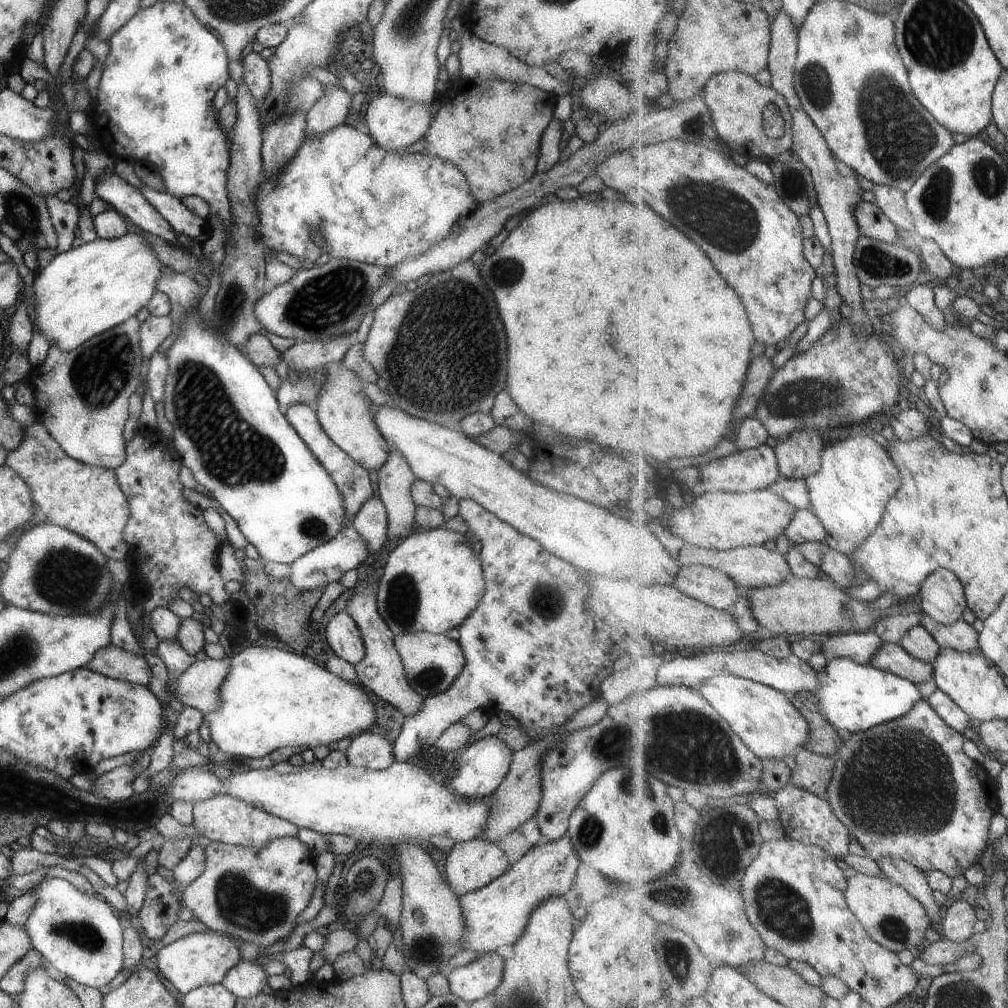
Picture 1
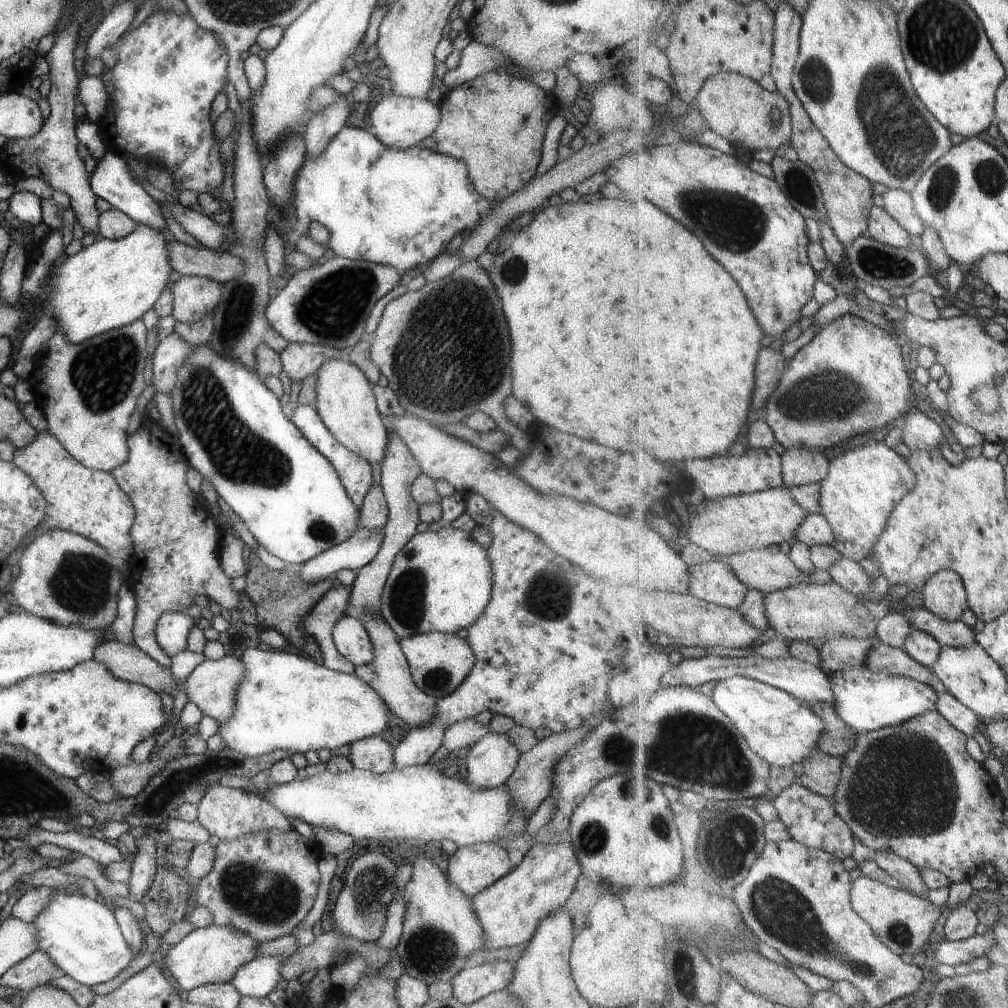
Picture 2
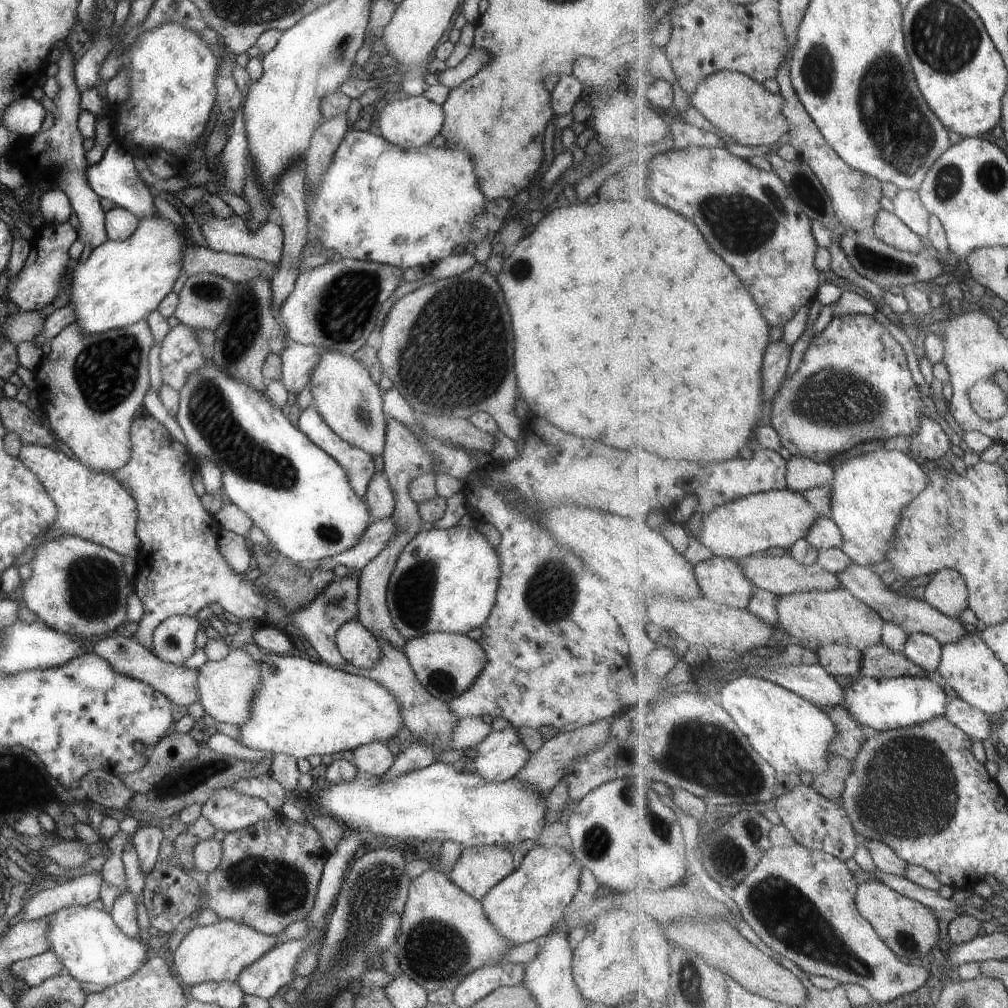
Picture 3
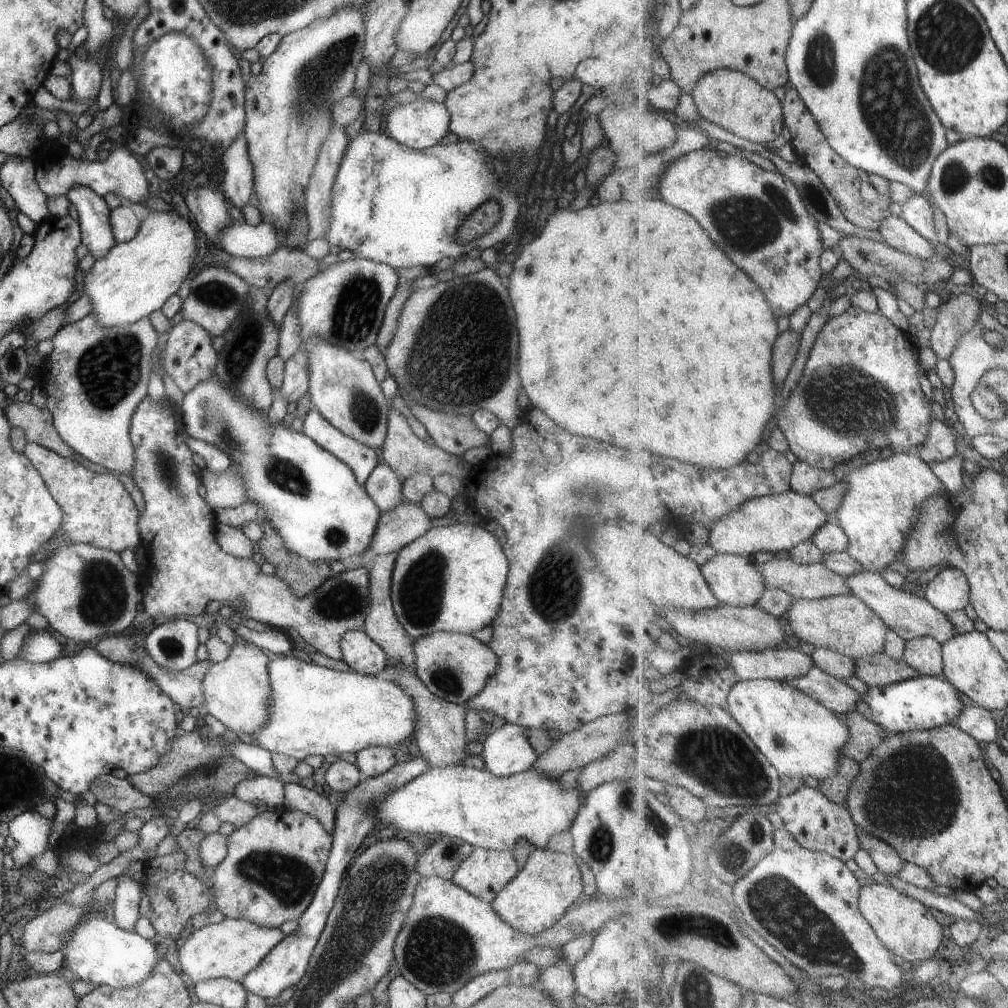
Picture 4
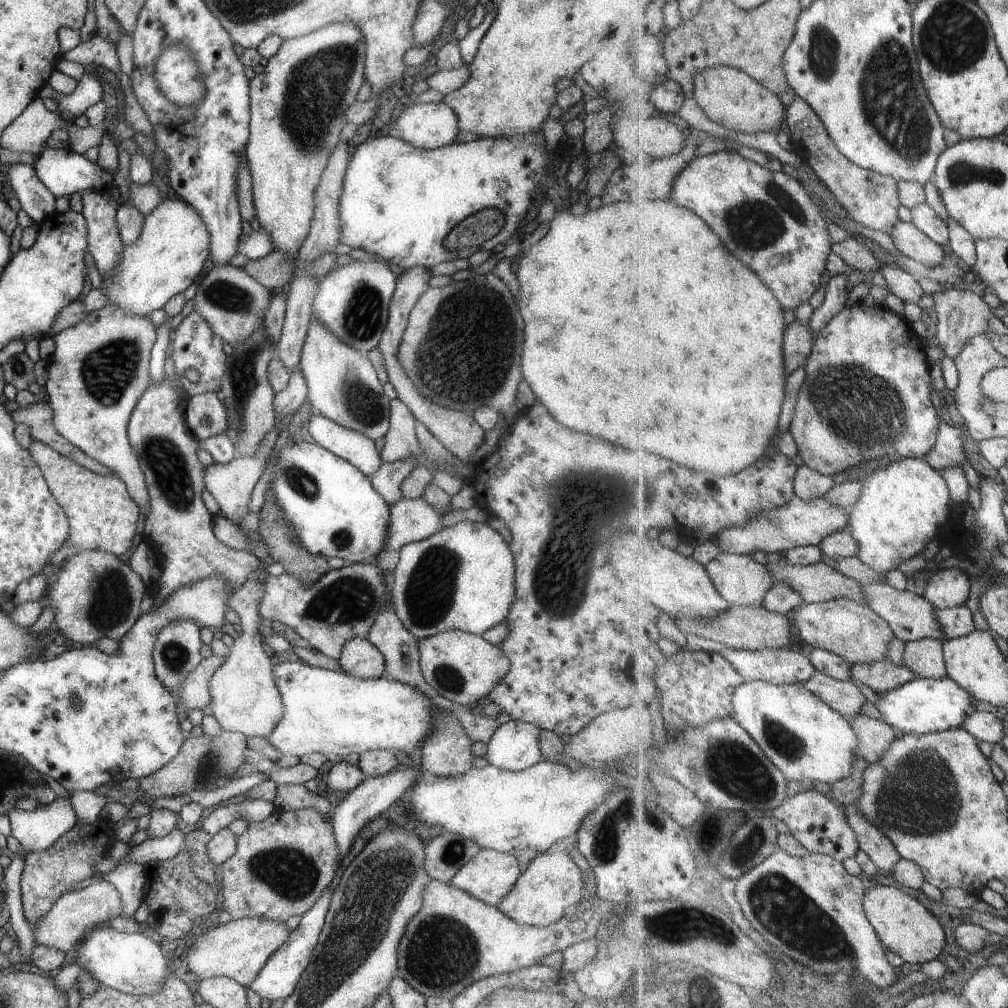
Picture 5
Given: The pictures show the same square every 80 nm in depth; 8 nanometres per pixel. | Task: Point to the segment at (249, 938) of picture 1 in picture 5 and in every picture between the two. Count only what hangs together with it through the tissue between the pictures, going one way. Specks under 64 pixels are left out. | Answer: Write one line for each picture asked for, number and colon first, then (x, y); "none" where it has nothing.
2: (264, 883)
3: (268, 875)
4: (274, 863)
5: (281, 865)

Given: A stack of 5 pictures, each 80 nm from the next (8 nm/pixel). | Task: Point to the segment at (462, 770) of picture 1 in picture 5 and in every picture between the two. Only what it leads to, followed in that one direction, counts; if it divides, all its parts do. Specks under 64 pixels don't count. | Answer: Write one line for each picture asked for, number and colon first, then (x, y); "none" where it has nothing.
2: (491, 760)
3: (500, 754)
4: (506, 750)
5: (513, 746)

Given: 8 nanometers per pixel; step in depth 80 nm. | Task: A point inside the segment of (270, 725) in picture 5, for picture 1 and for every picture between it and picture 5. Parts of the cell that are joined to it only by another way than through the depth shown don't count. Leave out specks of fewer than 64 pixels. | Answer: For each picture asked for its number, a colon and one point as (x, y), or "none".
1: (197, 687)
2: (211, 685)
3: (225, 688)
4: (235, 690)

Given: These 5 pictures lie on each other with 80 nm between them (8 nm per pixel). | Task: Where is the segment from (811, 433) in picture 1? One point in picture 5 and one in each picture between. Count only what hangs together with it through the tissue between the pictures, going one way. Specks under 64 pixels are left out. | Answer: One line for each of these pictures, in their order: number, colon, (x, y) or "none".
2: (802, 466)
3: (803, 474)
4: (807, 479)
5: (809, 484)

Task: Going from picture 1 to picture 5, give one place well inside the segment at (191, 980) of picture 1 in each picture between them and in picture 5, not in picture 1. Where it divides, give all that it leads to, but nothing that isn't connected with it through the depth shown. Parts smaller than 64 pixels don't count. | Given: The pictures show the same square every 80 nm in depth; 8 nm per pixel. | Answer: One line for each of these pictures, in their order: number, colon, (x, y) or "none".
2: (211, 954)
3: (217, 952)
4: (229, 949)
5: (237, 949)

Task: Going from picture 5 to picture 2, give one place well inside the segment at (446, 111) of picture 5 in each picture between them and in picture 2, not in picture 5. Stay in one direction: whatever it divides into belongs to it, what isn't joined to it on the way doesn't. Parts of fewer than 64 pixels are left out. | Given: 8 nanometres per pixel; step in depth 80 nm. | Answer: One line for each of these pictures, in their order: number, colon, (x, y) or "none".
2: (399, 122)
3: (411, 122)
4: (419, 124)

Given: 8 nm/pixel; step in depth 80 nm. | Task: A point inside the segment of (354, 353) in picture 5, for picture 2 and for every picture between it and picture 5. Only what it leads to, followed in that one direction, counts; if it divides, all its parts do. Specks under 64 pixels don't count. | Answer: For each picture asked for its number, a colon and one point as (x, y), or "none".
2: (343, 398)
3: (343, 395)
4: (342, 388)

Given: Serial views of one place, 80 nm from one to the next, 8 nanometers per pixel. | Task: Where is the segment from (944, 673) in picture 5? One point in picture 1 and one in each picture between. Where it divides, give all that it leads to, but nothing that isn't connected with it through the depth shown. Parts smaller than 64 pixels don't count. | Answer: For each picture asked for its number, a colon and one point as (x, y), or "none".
1: (918, 641)
2: (922, 647)
3: (925, 651)
4: (925, 654)

